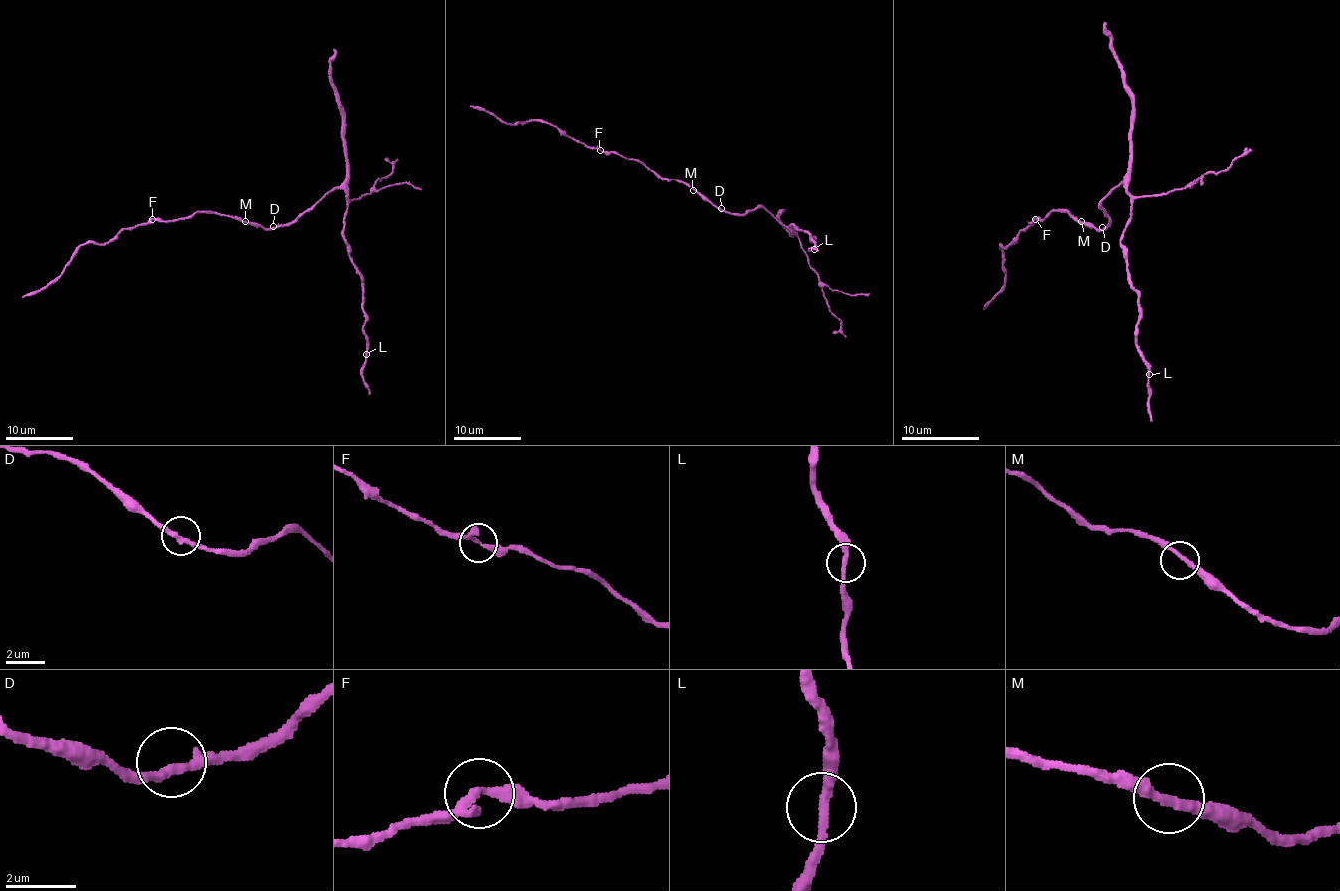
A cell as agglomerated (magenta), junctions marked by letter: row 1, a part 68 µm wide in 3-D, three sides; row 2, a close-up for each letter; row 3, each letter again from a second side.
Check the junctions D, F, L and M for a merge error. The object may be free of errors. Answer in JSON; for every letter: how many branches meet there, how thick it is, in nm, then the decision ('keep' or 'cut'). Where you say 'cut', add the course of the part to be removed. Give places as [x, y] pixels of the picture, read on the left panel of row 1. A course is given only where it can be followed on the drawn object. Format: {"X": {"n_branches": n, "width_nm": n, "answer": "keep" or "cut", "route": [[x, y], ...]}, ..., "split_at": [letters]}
{"D": {"n_branches": 2, "width_nm": 260, "answer": "keep"}, "F": {"n_branches": 2, "width_nm": 280, "answer": "keep"}, "L": {"n_branches": 2, "width_nm": 260, "answer": "keep"}, "M": {"n_branches": 2, "width_nm": 240, "answer": "keep"}, "split_at": []}

